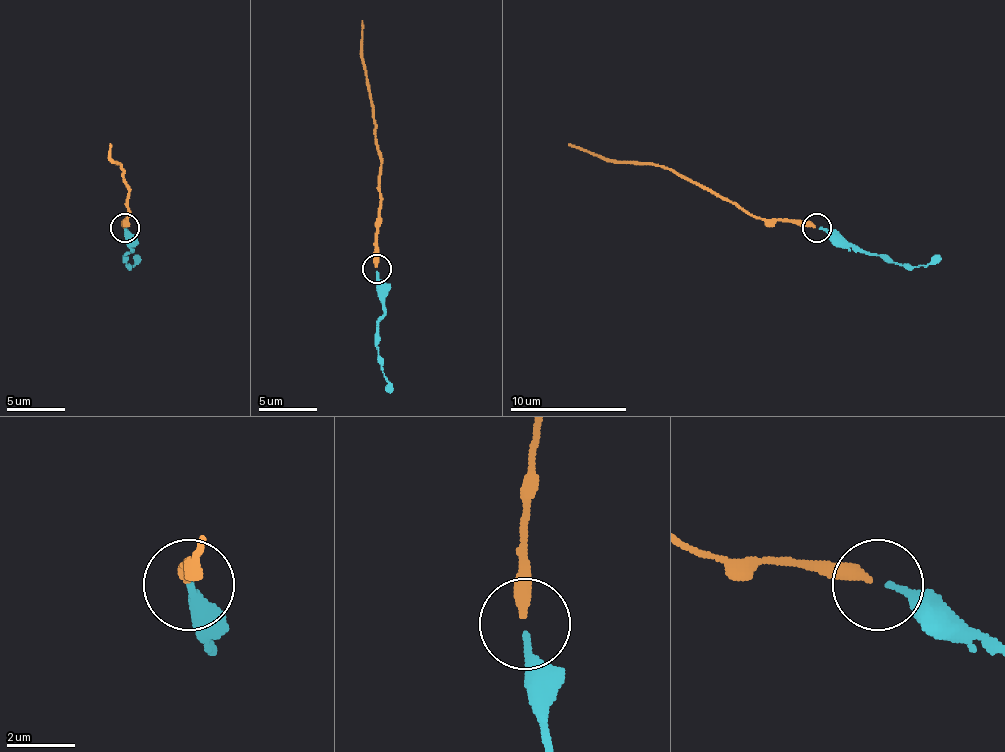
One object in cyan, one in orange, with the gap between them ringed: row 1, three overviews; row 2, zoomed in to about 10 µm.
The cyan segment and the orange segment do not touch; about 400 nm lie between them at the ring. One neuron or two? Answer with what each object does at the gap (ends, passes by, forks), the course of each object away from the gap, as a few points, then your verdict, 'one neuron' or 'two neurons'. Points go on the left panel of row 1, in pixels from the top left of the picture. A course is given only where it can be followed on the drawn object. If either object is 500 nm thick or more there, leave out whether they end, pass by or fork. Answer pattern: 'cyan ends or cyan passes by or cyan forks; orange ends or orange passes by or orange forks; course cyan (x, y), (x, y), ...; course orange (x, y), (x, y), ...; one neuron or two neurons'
cyan ends; orange ends; course cyan (124, 228), (133, 248), (127, 254), (127, 263), (133, 266), (138, 257); course orange (124, 228), (130, 190), (121, 169), (109, 157), (109, 143); one neuron

